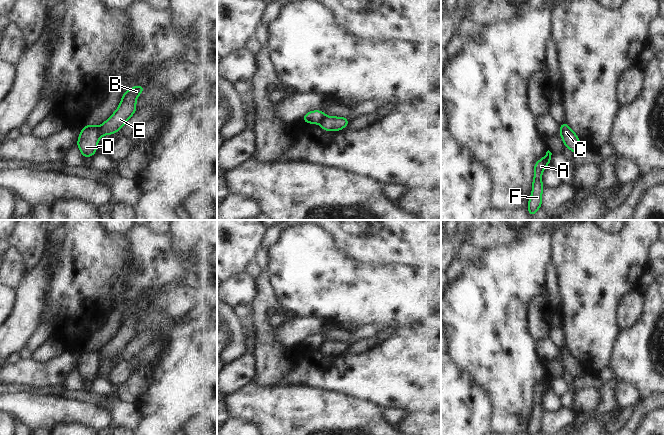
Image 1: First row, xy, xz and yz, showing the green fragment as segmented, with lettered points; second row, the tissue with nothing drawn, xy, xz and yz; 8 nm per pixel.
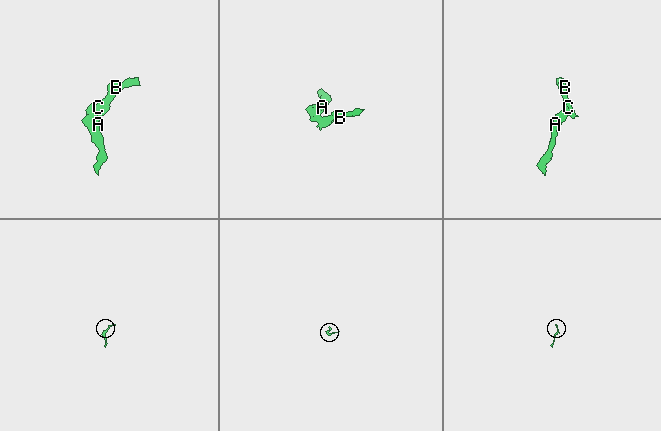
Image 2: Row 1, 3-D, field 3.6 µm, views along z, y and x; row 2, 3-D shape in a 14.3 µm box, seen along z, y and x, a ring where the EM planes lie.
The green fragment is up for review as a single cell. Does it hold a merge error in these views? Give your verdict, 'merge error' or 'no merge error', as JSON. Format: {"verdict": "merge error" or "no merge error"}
{"verdict": "merge error"}

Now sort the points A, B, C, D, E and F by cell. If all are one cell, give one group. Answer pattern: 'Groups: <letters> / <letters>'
Groups: A D F / B C E.

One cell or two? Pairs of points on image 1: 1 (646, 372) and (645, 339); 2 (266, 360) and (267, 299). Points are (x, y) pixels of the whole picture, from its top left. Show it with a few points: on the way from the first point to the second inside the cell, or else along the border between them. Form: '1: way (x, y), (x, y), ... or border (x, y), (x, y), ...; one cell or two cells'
1: way (646, 364), (646, 347); one cell
2: way (266, 345), (265, 334), (262, 329), (262, 314); one cell

